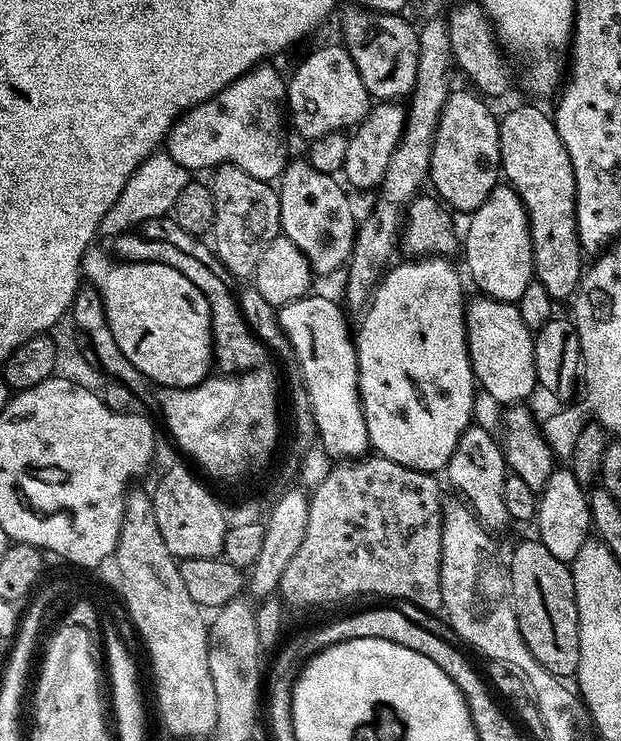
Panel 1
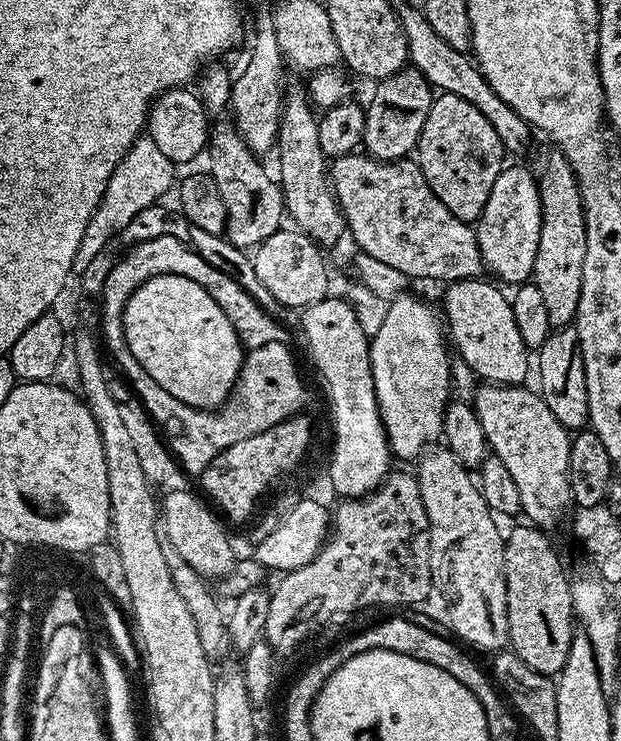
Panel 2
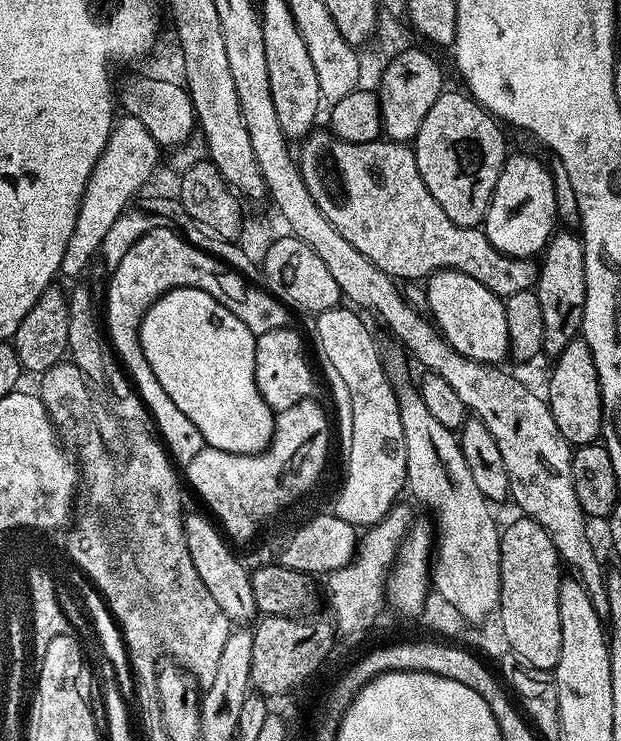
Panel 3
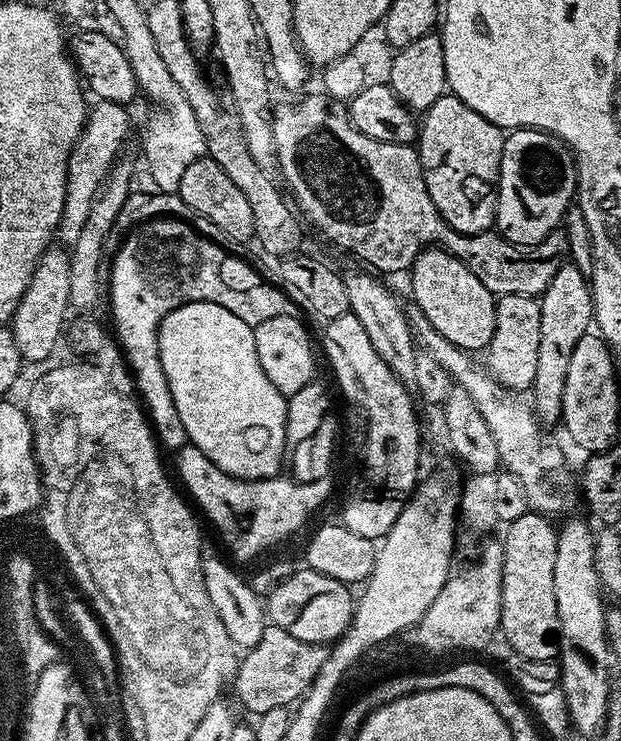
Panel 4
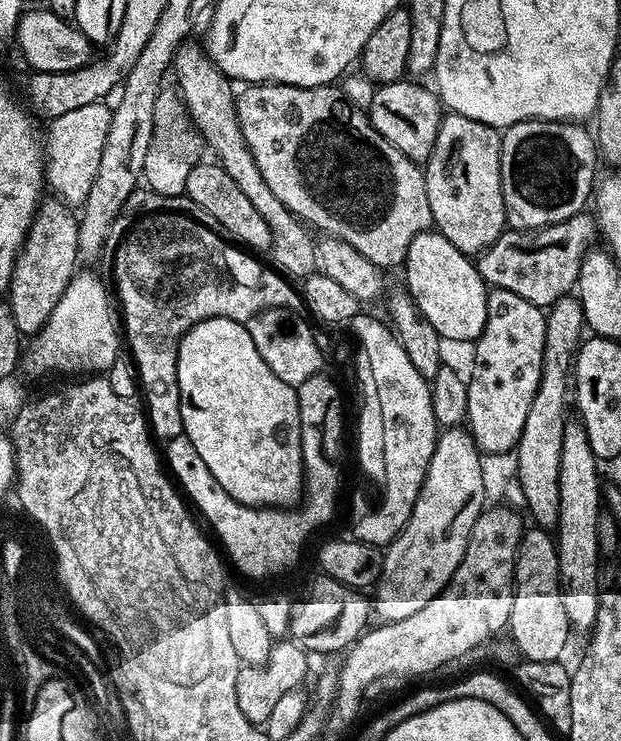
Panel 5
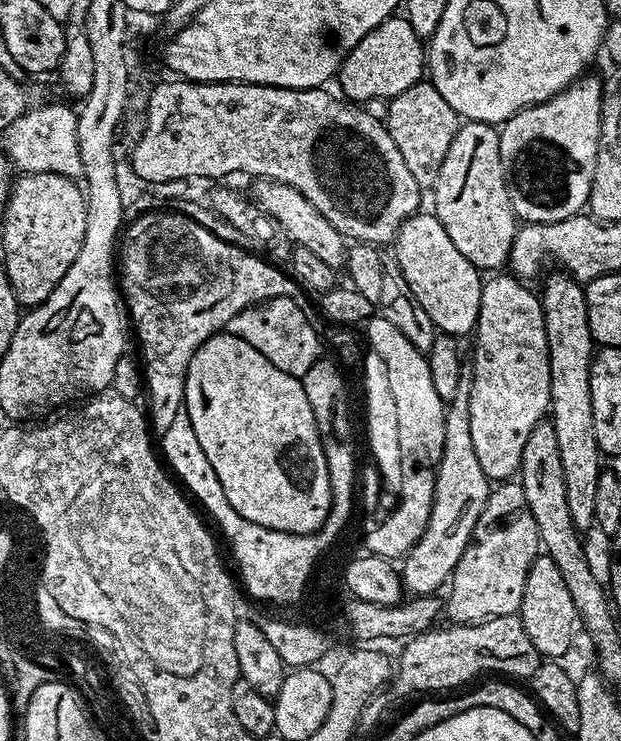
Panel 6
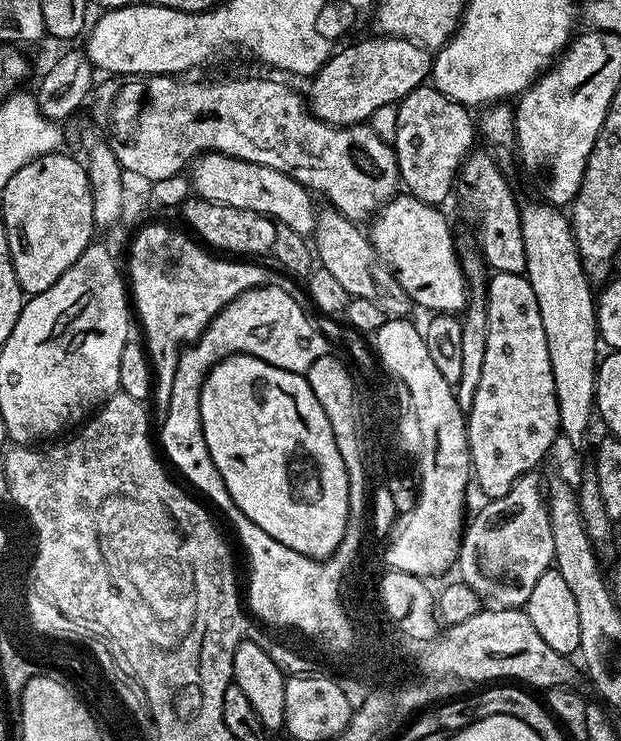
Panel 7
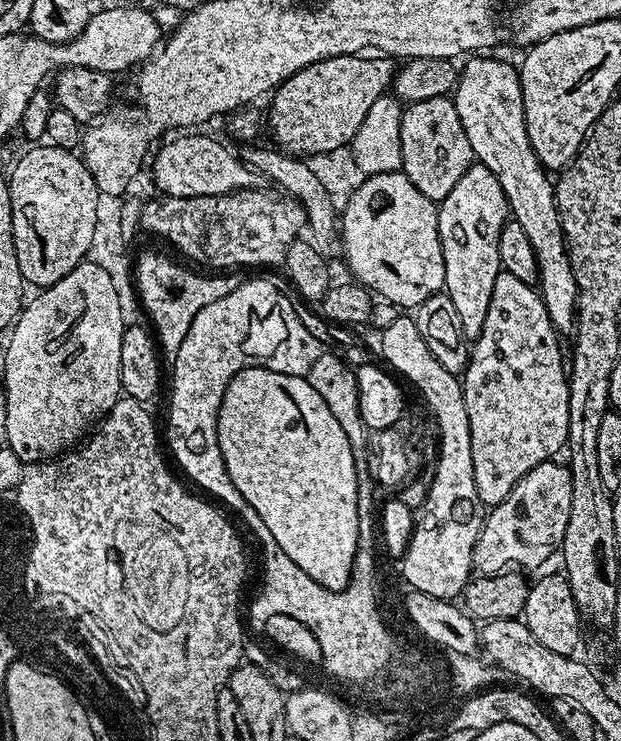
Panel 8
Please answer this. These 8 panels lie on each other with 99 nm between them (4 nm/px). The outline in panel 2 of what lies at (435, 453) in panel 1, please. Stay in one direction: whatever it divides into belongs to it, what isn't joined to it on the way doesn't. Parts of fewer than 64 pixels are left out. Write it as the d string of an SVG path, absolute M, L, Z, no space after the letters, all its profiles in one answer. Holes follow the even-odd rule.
M412 296L392 300L382 328L370 338L374 390L388 445L397 461L415 461L425 449L441 439L444 412L450 403L448 391L452 388L448 348L450 352L441 313Z

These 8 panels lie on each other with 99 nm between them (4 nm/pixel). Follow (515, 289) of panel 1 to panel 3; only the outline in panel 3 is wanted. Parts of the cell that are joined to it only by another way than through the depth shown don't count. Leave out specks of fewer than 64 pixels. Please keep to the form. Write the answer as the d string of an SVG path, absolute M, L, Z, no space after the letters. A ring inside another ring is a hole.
M509 155L500 167L500 177L484 216L482 227L486 238L502 254L536 258L547 248L555 224L558 224L556 195L547 163L536 156Z

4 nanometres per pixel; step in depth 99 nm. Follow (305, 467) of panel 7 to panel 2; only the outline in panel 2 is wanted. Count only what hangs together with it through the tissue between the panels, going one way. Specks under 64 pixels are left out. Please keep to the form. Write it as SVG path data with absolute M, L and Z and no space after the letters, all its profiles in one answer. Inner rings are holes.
M171 274L150 278L142 286L135 288L129 301L126 302L124 328L126 343L131 353L134 354L134 358L142 364L142 369L146 370L146 373L150 374L151 378L154 378L154 382L158 382L159 387L162 387L167 393L172 394L178 401L189 404L190 407L216 410L231 397L236 387L236 379L240 376L240 368L244 365L246 349L241 344L234 326L230 326L230 318L226 318L226 314L222 314L222 306L218 306L218 302L214 302L214 298L210 298L210 294L206 294L206 290L202 290L202 286L198 286L198 282L194 282L190 278L182 278L181 276Z

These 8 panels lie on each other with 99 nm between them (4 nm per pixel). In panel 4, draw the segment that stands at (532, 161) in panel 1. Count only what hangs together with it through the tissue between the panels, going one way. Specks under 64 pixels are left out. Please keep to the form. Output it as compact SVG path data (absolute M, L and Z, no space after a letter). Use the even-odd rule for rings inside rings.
M565 262L554 274L554 278L550 278L550 286L546 286L539 302L542 330L538 330L538 371L534 373L530 403L541 424L559 425L570 357L574 355L574 346L578 346L578 338L589 335L594 324L592 285L582 269L571 262Z

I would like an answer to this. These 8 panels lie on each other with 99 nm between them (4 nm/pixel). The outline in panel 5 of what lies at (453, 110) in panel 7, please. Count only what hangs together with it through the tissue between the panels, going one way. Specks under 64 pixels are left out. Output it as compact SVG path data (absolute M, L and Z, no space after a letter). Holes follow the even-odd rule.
M401 78L389 84L381 84L375 89L373 101L366 110L368 121L372 123L374 130L378 130L378 134L382 134L382 138L386 138L390 146L398 146L398 150L402 150L402 154L406 154L406 158L410 158L417 166L423 165L430 158L442 119L442 104L437 93L431 87L423 88L420 84L423 83L412 78Z

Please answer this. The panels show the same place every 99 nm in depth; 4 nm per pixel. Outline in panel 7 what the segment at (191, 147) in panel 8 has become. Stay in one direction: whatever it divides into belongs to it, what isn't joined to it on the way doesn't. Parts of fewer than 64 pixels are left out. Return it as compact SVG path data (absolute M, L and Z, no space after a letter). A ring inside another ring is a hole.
M206 152L192 161L190 183L191 191L201 200L234 206L238 210L254 210L269 220L275 220L277 225L290 226L291 230L305 238L311 237L316 231L318 206L313 193L282 170L258 166L254 162L246 162L221 152Z

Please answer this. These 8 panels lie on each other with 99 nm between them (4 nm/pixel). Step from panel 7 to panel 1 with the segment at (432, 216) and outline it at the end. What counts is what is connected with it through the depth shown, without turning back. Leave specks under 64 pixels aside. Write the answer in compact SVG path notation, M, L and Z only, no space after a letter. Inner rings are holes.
M483 294L477 300L469 299L464 310L466 342L476 383L501 406L516 406L532 391L537 391L534 366L533 329L522 322L522 314L515 303L495 300Z

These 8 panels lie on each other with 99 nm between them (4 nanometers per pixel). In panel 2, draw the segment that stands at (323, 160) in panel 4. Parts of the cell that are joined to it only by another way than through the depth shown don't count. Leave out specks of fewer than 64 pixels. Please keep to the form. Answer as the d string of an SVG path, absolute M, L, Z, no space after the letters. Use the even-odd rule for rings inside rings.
M367 154L337 156L330 164L330 179L346 228L354 236L359 251L364 256L366 254L370 259L385 264L392 272L401 272L402 275L413 276L416 280L474 280L485 271L475 227L454 218L454 214L450 214L450 210L442 206L434 190L430 190L415 159L376 160Z

